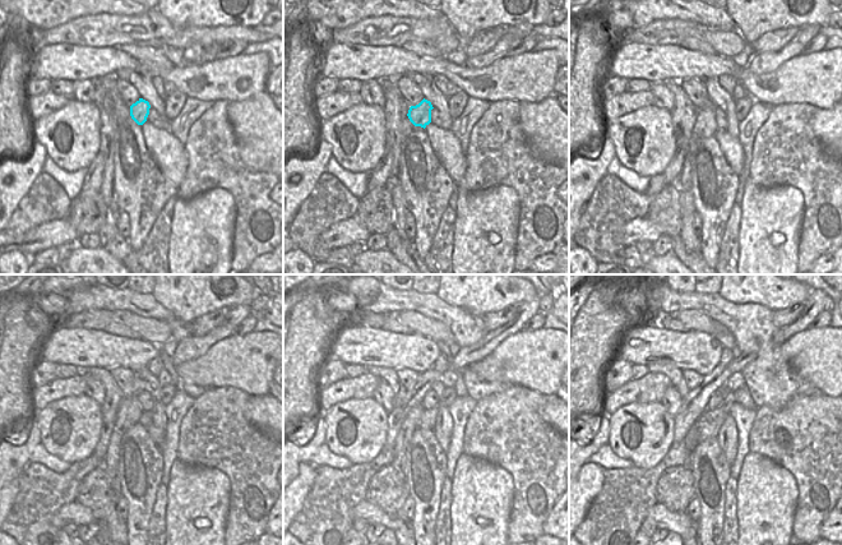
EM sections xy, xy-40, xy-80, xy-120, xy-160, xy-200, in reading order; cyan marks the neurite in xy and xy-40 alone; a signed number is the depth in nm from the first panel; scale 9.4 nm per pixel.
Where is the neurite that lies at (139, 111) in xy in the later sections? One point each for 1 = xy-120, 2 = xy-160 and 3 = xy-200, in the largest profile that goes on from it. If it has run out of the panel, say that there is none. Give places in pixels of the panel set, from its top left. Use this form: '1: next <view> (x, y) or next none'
1: next xy-120 (130, 410)
2: next xy-160 (412, 420)
3: next xy-200 (690, 439)

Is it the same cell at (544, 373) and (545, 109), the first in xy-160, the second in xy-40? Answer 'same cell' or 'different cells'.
different cells

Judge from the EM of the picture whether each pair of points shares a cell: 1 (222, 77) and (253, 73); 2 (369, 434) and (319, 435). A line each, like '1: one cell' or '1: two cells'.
1: one cell
2: two cells

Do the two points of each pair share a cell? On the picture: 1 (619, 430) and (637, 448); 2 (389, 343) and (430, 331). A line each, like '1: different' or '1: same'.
1: same
2: different

